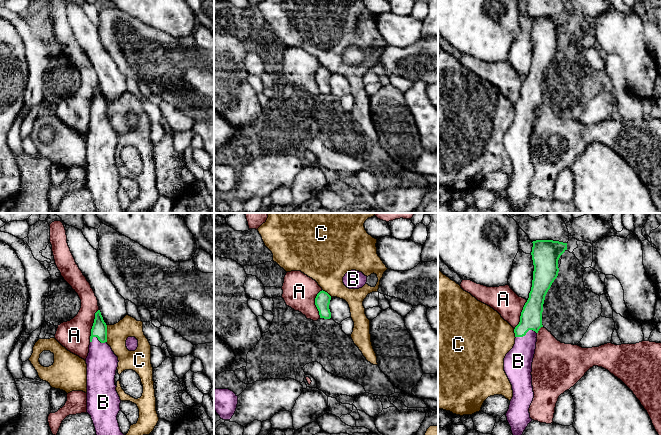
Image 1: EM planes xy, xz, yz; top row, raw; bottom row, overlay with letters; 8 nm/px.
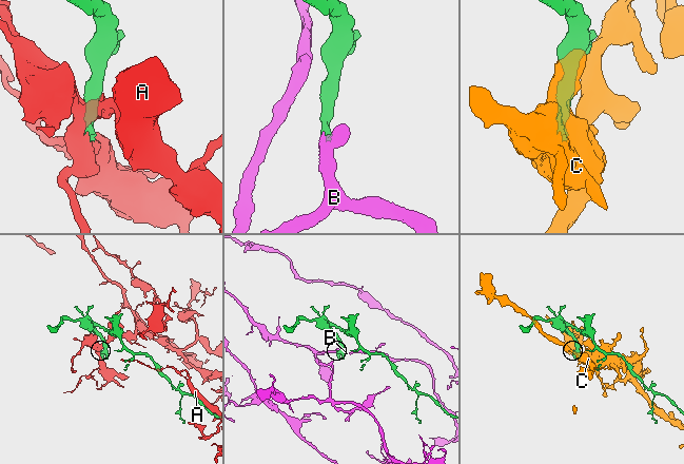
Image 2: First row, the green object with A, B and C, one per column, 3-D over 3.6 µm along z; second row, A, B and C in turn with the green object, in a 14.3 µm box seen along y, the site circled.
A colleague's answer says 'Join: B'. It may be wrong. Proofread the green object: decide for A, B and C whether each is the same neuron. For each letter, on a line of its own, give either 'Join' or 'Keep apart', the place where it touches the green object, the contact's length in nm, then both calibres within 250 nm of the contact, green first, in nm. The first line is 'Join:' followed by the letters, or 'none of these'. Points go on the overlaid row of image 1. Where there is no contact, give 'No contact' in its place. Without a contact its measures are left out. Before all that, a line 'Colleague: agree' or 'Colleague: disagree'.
Colleague: agree
Join: B
A: Keep apart. Touches green at xy (93, 325). Shared border 280 nm. Thickness 130 nm (green) against 240 nm
B: Join. Touches green at yz (526, 332). Shared border 170 nm. Thickness 180 nm (green) against 220 nm
C: Keep apart. Touches green at xy (106, 333). Shared border 140 nm. Thickness 130 nm (green) against 170 nm

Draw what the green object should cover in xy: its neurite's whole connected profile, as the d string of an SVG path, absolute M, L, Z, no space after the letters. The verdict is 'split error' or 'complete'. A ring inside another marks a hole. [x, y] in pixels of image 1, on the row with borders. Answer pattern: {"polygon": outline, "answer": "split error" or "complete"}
{"polygon": "M98 310L86 358L87 413L91 416L96 435L124 435L117 420L121 411L115 385L118 362L118 357L107 344L107 325Z", "answer": "split error"}

